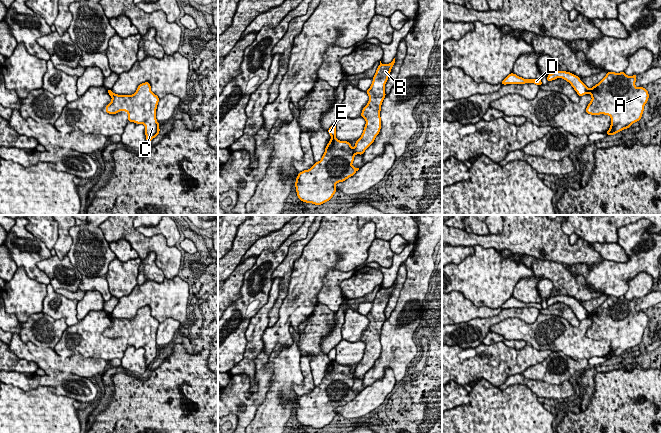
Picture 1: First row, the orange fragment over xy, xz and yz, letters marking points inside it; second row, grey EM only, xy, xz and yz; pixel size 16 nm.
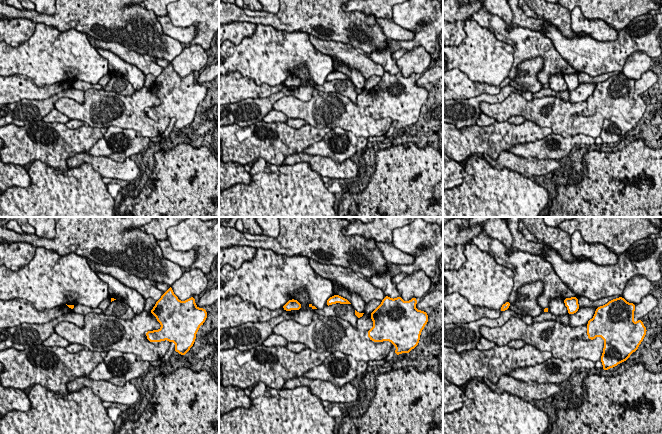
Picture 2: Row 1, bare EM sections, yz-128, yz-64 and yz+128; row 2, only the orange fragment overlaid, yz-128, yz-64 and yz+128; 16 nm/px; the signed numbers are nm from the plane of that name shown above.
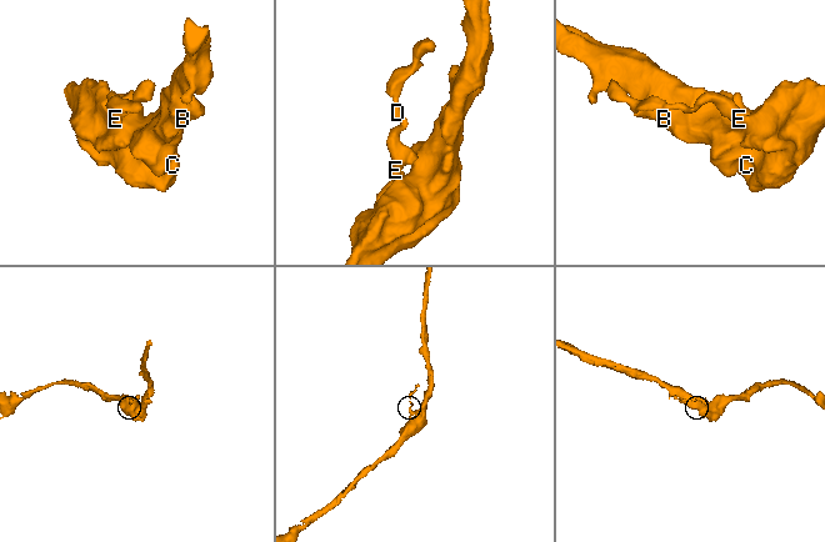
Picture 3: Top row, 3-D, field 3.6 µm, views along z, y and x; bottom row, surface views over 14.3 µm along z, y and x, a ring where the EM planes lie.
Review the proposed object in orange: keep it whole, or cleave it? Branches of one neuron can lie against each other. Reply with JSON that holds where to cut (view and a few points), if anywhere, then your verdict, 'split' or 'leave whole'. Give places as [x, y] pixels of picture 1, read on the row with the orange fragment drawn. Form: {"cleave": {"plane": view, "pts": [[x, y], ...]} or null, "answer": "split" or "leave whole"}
{"cleave": null, "answer": "leave whole"}

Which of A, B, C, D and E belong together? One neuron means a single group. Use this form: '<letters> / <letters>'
A B C D E

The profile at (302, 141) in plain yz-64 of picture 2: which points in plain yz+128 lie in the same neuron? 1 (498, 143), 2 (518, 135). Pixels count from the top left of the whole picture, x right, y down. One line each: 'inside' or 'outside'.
1: inside
2: inside

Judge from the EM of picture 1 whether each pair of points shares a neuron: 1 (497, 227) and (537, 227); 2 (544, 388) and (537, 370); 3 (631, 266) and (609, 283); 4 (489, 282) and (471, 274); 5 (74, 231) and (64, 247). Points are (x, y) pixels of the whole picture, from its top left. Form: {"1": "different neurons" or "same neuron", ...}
{"1": "different neurons", "2": "different neurons", "3": "same neuron", "4": "same neuron", "5": "different neurons"}

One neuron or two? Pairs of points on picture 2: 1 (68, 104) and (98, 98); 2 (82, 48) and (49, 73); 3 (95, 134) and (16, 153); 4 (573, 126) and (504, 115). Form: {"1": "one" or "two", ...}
{"1": "one", "2": "one", "3": "one", "4": "one"}

